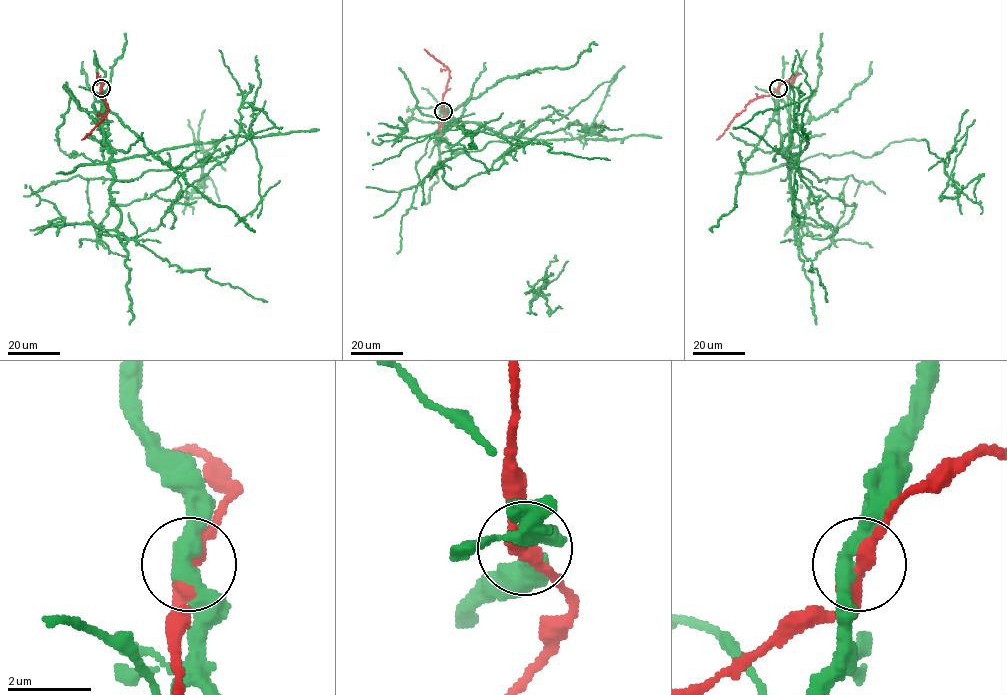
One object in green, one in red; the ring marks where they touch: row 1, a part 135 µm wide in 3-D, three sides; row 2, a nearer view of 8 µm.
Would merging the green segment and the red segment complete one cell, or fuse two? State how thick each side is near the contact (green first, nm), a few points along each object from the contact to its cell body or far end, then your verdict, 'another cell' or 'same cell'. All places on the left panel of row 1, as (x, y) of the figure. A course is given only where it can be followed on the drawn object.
calibres 380 and 400 nm; course green (101, 88), (123, 239), (233, 151), (242, 103), (274, 125), (197, 166), (31, 193); course red (101, 88), (100, 96), (108, 109), (106, 115), (81, 139); another cell

